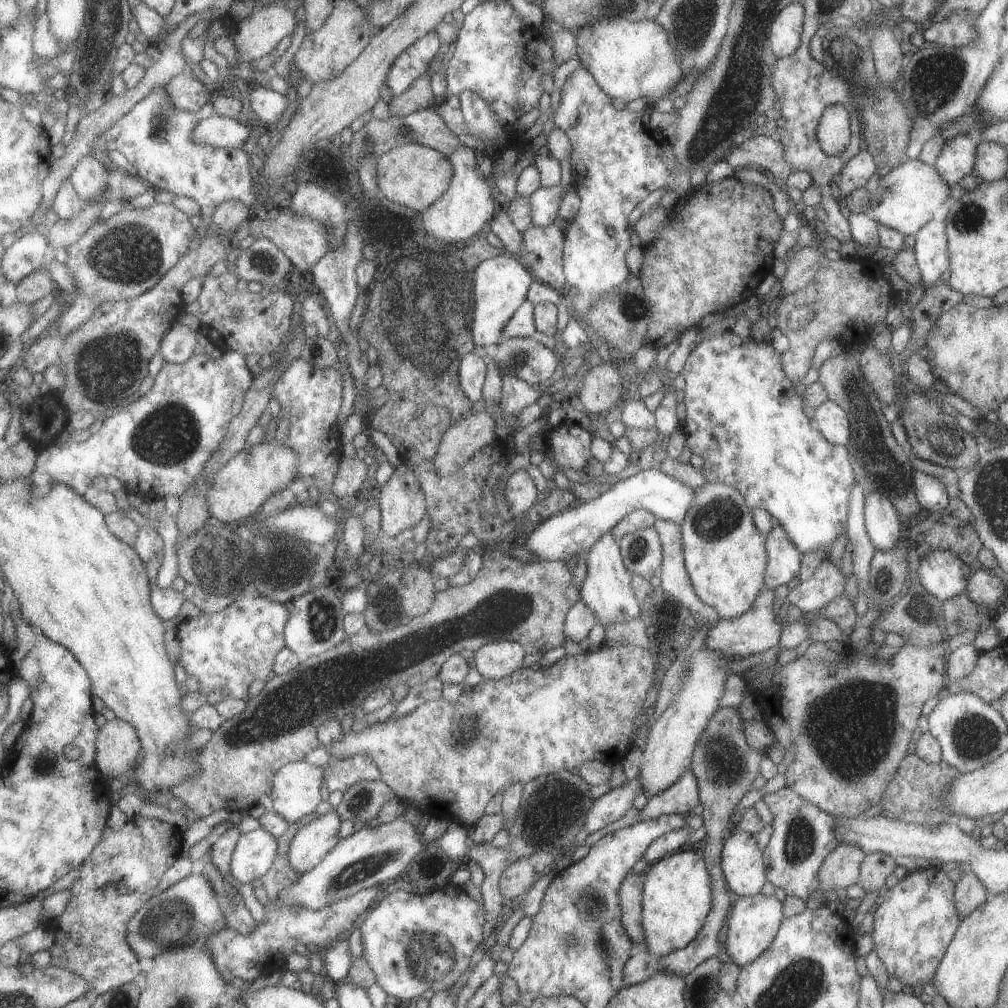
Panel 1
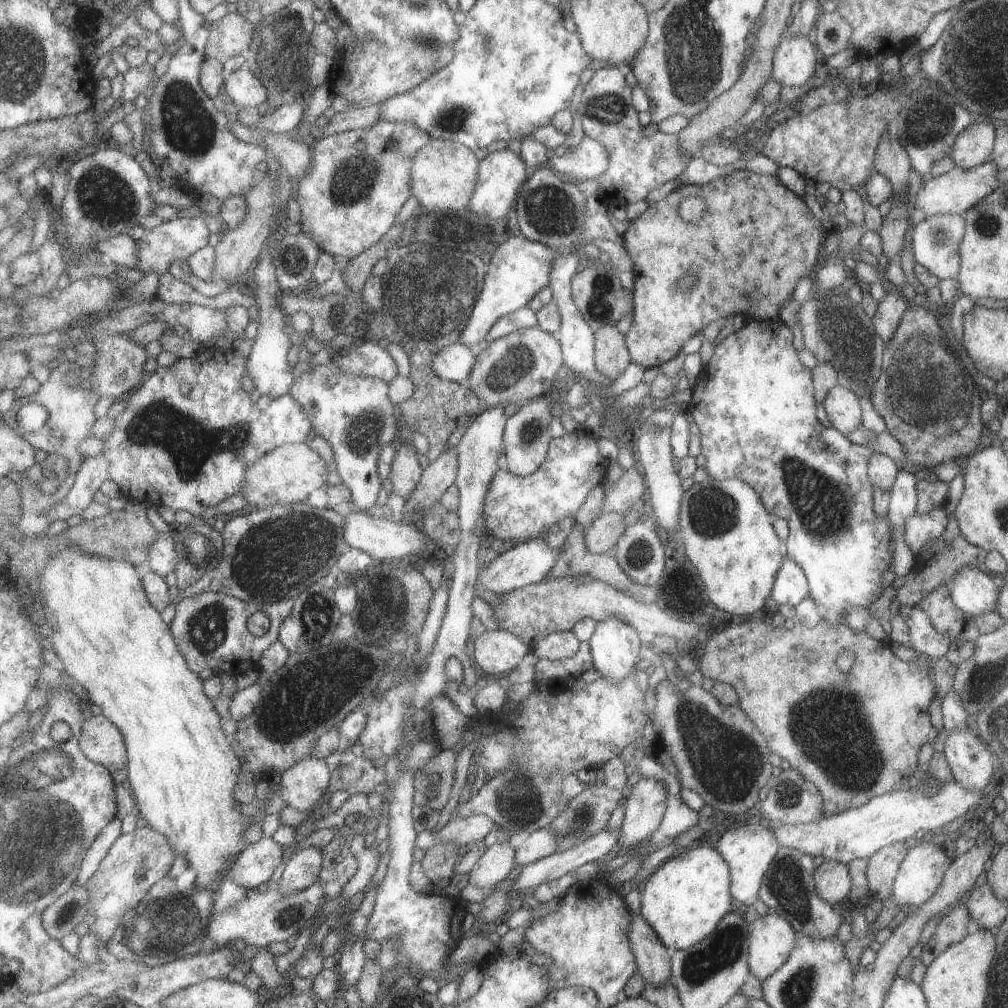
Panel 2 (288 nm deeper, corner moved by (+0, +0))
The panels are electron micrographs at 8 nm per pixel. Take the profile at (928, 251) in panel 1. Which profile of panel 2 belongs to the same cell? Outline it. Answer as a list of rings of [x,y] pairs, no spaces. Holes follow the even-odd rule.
[[[941,214],[941,216],[931,216],[921,220],[913,228],[913,238],[911,238],[911,256],[915,264],[921,264],[927,268],[933,276],[939,280],[953,280],[959,272],[959,240],[963,236],[963,218],[961,216],[951,216],[951,214]]]

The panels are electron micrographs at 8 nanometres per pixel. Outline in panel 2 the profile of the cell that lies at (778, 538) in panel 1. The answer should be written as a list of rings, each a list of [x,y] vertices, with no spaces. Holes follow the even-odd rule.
[[[783,558],[783,564],[771,588],[771,602],[777,608],[785,604],[795,608],[807,596],[809,596],[809,586],[807,586],[807,578],[803,570],[791,558]]]

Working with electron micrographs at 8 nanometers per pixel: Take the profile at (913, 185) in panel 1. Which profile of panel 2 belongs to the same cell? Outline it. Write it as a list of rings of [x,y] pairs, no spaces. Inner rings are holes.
[[[985,162],[981,166],[975,166],[971,170],[963,170],[963,168],[951,168],[949,172],[941,174],[941,176],[927,176],[921,182],[919,192],[915,194],[915,210],[923,212],[925,218],[931,216],[941,216],[941,214],[951,214],[951,216],[961,216],[965,214],[969,208],[973,208],[977,202],[981,202],[987,194],[991,194],[993,190],[997,190],[1001,184],[995,182],[995,172],[997,168],[991,162]]]

